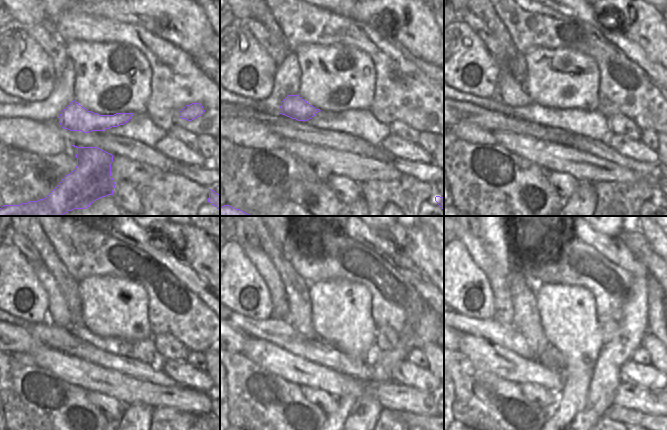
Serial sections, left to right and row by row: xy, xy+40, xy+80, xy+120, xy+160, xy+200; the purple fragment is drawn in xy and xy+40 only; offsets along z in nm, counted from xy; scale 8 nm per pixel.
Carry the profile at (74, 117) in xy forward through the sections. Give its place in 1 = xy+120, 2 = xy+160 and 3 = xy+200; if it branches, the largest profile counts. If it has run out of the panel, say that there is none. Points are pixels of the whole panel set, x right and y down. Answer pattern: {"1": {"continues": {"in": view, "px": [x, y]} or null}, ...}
{"1": {"continues": {"in": "xy+120", "px": [59, 315]}}, "2": {"continues": {"in": "xy+160", "px": [262, 263]}}, "3": {"continues": {"in": "xy+200", "px": [481, 258]}}}

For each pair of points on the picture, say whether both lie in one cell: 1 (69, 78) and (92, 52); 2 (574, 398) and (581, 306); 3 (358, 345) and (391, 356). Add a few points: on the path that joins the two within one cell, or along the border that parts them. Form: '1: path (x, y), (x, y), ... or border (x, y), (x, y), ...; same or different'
1: border (68, 57), (74, 68), (73, 95); different
2: path (577, 375), (578, 329); same
3: border (376, 350), (369, 361); different

